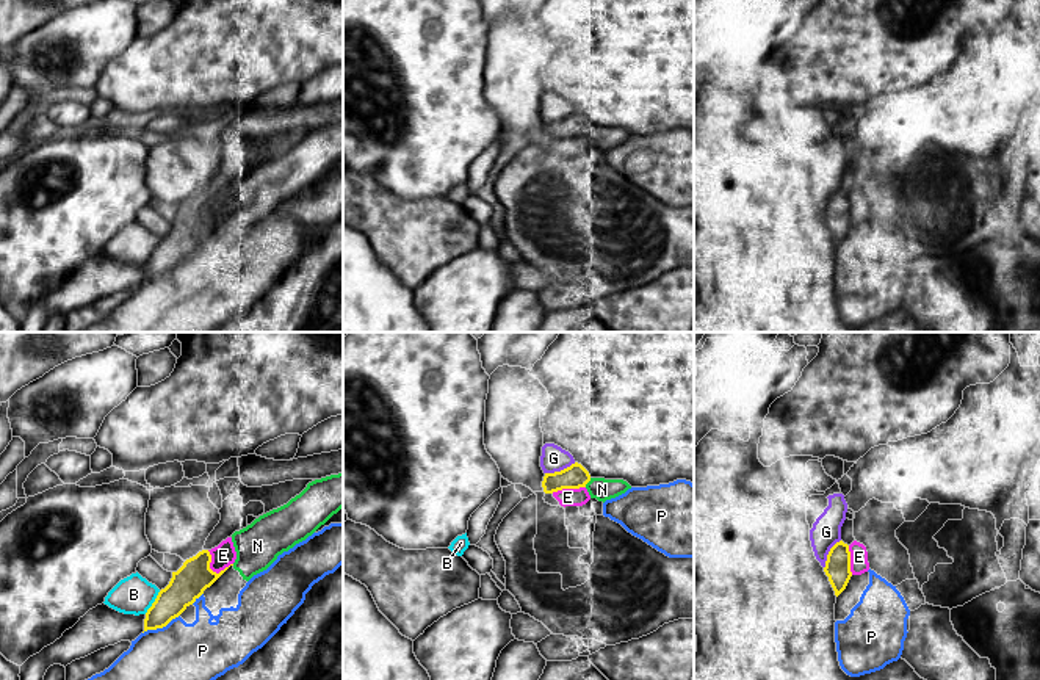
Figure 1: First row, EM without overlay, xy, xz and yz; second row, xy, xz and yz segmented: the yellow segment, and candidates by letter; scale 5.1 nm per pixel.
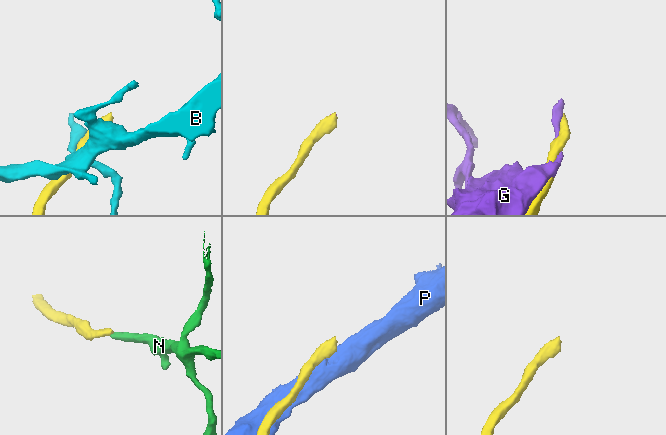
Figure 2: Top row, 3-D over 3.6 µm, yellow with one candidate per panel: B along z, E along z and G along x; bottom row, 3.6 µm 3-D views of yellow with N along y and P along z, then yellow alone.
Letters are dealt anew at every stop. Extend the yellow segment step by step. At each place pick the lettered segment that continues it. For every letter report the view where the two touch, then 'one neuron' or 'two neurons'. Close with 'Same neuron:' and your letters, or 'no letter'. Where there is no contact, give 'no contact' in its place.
B: xy | two neurons
E: xy | two neurons
G: xz | two neurons
N: xz | one neuron
P: xy | two neurons
Same neuron: N

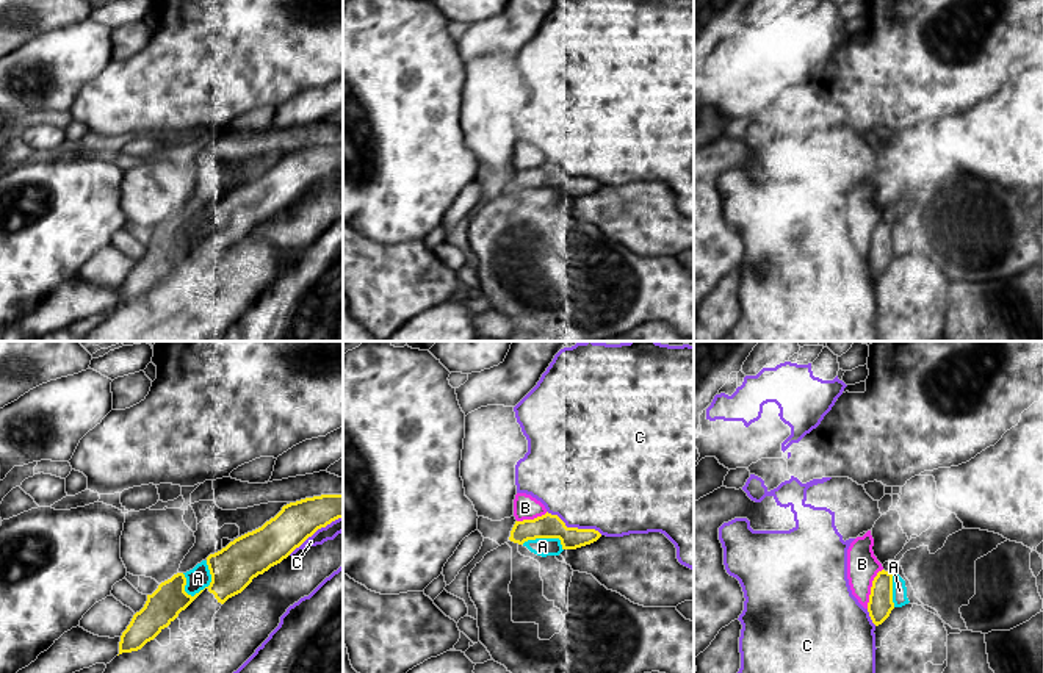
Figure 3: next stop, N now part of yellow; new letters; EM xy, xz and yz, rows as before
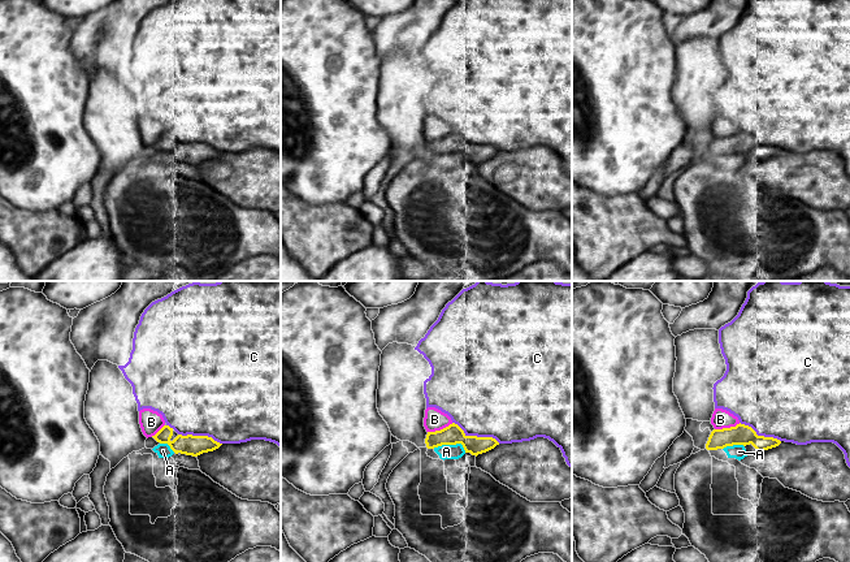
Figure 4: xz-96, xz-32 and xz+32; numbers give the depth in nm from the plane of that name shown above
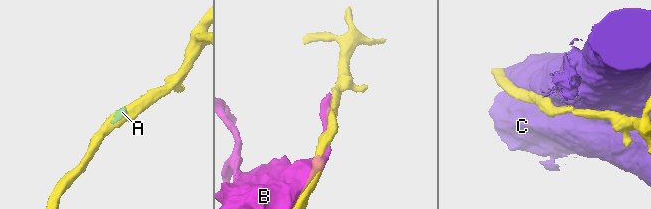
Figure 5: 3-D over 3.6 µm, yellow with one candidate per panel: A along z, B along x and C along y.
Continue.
A: xy | two neurons
B: yz | two neurons
C: xz | two neurons
Same neuron: no letter

